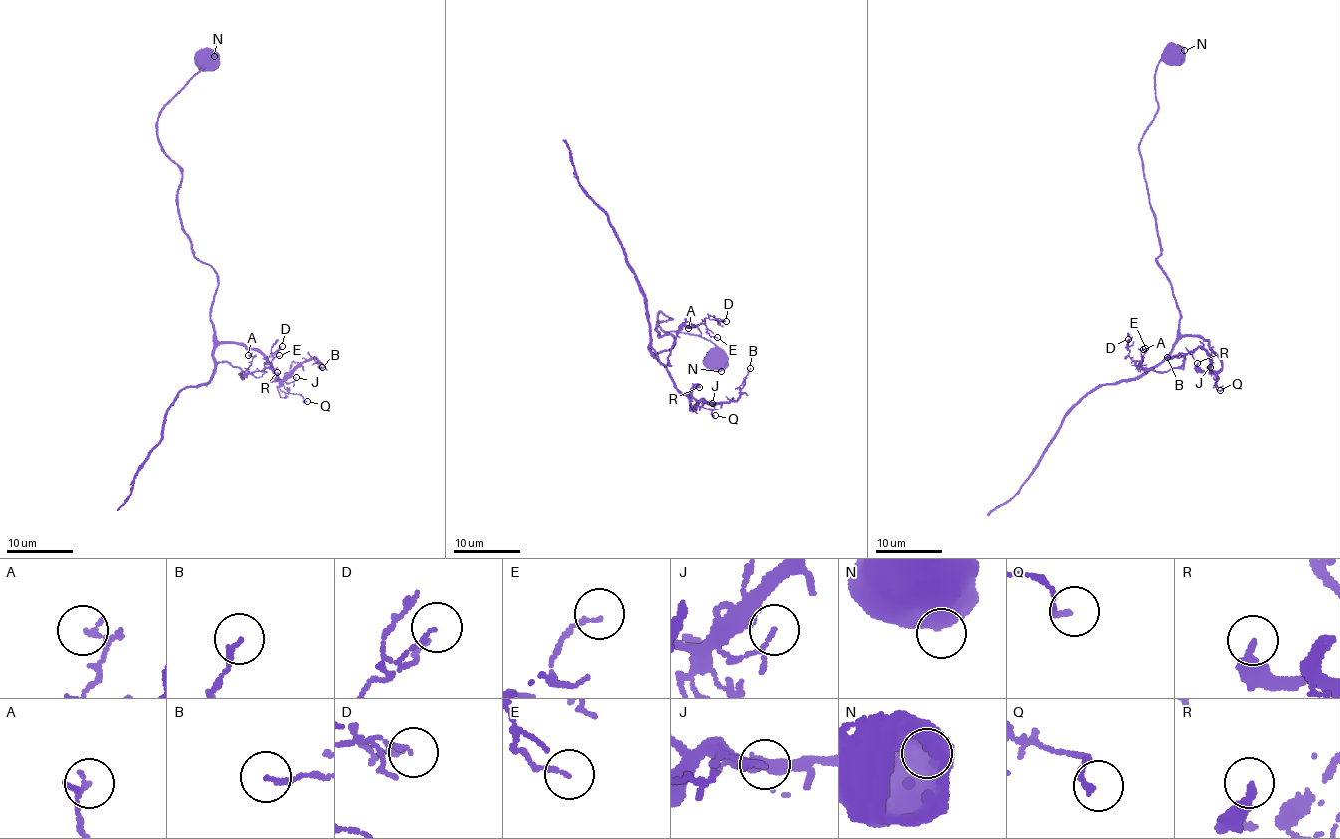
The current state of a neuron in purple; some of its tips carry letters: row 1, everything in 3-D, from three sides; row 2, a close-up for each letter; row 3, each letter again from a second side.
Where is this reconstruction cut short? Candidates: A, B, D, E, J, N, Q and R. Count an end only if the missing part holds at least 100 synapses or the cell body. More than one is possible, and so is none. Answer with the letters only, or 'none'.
none

